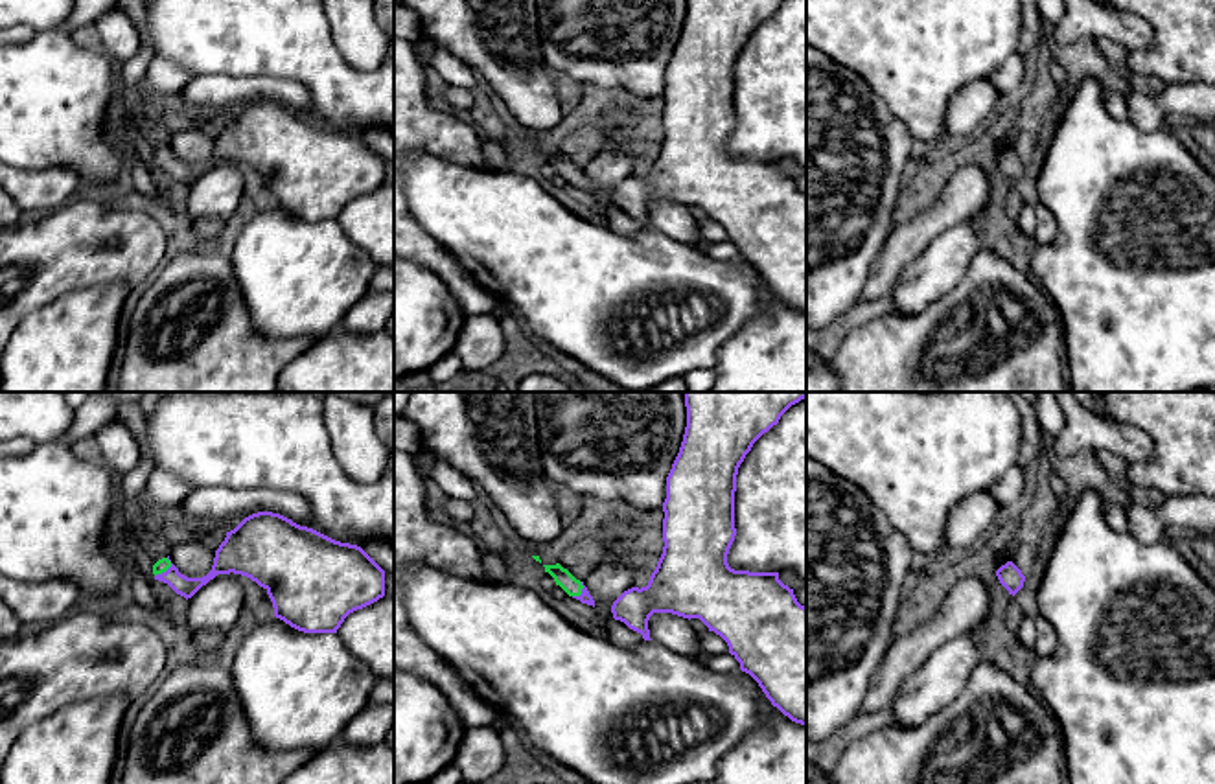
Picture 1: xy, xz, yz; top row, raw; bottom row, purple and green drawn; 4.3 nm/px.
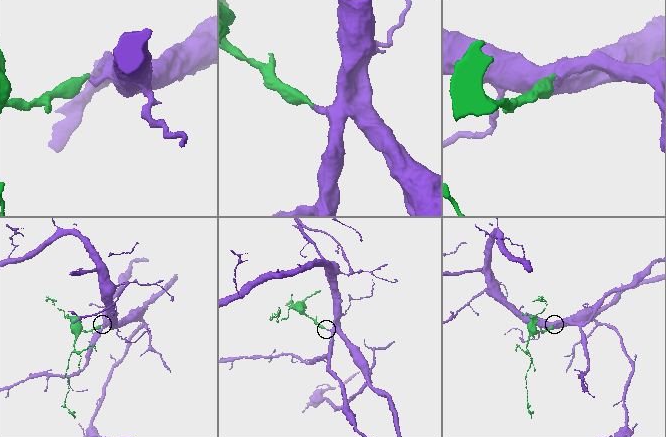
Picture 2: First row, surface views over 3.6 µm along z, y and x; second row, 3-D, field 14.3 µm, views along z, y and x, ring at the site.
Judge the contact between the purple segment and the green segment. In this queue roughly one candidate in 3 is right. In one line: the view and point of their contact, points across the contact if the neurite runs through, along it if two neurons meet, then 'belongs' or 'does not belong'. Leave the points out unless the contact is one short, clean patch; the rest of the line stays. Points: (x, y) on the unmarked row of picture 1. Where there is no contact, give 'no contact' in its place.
xy (168, 157) | across xy (223, 151), (201, 170), (168, 157), (164, 151) | belongs

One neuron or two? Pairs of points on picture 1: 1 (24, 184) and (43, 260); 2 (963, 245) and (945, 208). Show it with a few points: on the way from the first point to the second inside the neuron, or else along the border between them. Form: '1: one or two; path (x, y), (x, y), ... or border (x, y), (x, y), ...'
1: two; border (69, 201), (45, 214)
2: two; border (972, 216), (941, 232), (921, 253)

